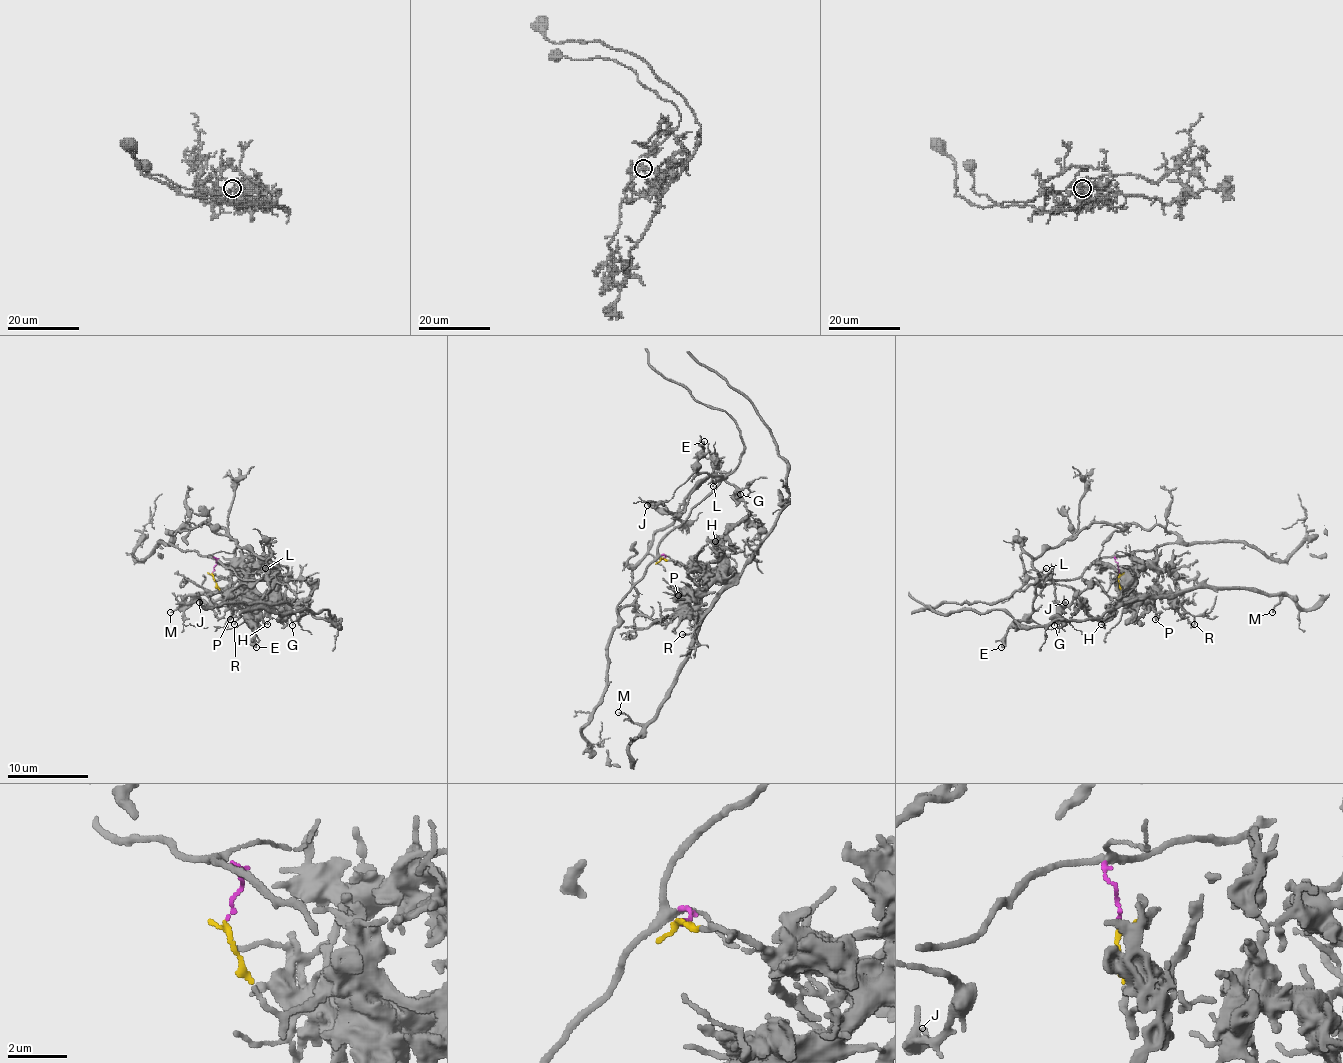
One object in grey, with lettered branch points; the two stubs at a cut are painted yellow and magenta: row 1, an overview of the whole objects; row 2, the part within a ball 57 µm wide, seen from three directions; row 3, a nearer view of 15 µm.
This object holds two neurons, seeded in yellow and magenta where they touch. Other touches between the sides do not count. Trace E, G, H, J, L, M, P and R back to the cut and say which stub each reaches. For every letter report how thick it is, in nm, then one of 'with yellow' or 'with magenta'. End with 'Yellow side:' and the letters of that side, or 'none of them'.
E: calibre 280 nm; with magenta
G: calibre 120 nm; with magenta
H: calibre 100 nm; with yellow
J: calibre 140 nm; with magenta
L: calibre 130 nm; with magenta
M: calibre 150 nm; with yellow
P: calibre 240 nm; with yellow
R: calibre 130 nm; with yellow
Yellow side: H, M, P, R

